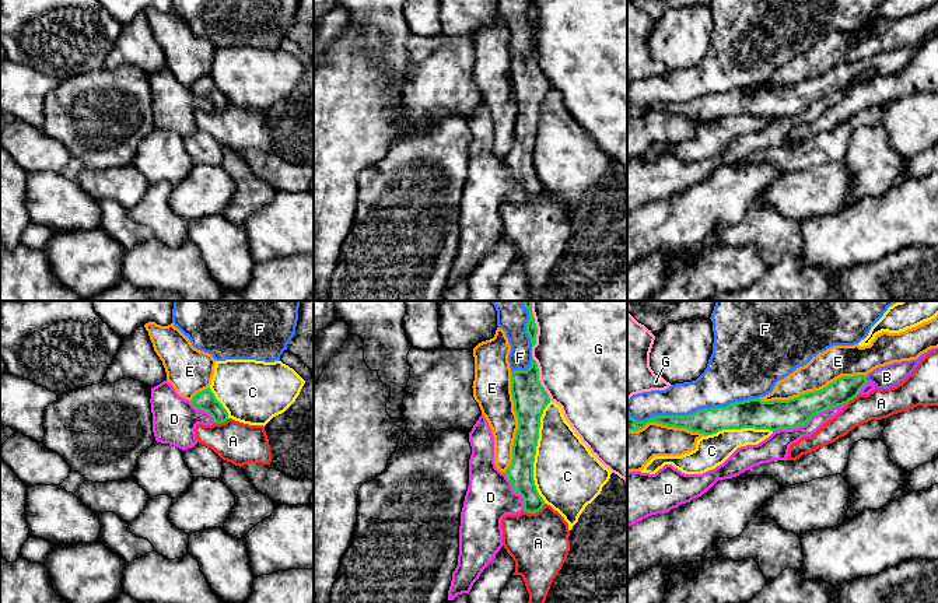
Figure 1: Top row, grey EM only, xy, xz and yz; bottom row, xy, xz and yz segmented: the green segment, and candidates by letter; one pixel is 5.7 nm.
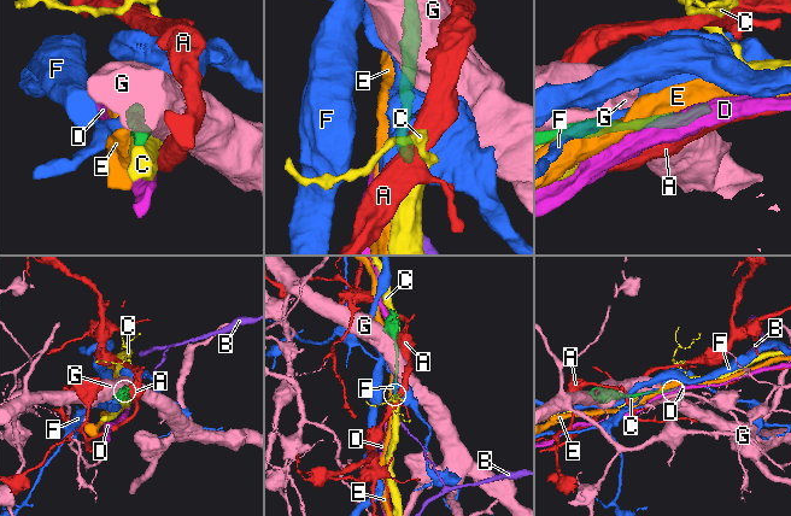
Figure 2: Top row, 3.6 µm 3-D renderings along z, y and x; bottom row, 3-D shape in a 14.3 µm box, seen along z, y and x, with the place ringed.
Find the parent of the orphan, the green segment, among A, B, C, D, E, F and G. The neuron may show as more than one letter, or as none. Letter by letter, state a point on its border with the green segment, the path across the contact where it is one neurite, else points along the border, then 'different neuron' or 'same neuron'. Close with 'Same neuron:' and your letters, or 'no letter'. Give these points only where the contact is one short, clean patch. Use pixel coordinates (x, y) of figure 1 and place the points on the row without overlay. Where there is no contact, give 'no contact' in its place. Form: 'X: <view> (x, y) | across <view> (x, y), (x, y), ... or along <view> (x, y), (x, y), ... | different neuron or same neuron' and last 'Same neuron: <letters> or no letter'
A: xz (534, 199) | different neuron
B: yz (865, 66) | across yz (842, 77), (865, 66), (886, 63) | same neuron
C: xz (535, 139) | different neuron
D: yz (808, 107) | different neuron
E: yz (812, 79) | different neuron
F: yz (693, 100) | different neuron
G: xz (538, 66) | different neuron
Same neuron: B

